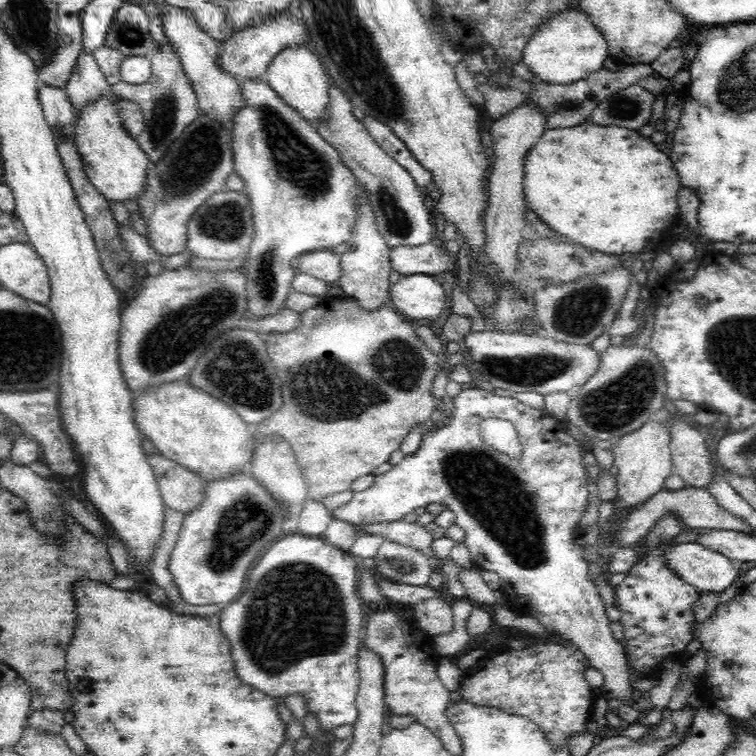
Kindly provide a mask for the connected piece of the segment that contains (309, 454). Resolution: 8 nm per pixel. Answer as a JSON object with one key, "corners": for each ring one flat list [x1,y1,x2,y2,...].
{"corners":[[325,297,320,304,299,313,300,322,290,332,272,333,263,336,267,346,267,353,276,367,276,374,281,382,283,403,280,410,262,422,253,426,253,437,262,441,265,437,280,437,288,443,296,458,302,476,304,476,308,495,314,501,324,503,327,496,348,491,355,480,362,476,372,474,373,470,389,462,390,456,399,450,404,438,415,426,430,419,430,415,437,407,438,400,430,391,434,376,439,370,439,360,442,354,431,351,423,340,414,333,414,322,407,320,396,312,389,304,380,305,376,310,366,311,358,305,358,301,350,297]]}

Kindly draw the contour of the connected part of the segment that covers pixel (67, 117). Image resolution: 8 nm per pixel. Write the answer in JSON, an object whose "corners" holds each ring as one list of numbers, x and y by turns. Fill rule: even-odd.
{"corners":[[40,84,38,89,38,101,42,106,43,115,50,126,66,126,73,120,72,105,64,89,52,85]]}

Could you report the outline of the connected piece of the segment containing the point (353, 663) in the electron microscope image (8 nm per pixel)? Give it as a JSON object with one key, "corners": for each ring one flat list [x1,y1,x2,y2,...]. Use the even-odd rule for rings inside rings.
{"corners":[[295,530,287,532,276,541,262,556,254,562,246,580,246,586,242,594,216,614,219,619,219,628,224,633,230,645,231,657,235,671,242,682,249,684,256,690,282,701,290,694,301,694,305,698,307,712,313,712,318,717,322,736,333,739,333,731,345,725,354,725,358,720,356,706,356,694,358,694,359,670,357,667,357,652,359,651,360,636,364,628,366,616,362,607,364,600,359,596,359,575,356,568,356,560,350,553,338,549,322,537,307,537]]}

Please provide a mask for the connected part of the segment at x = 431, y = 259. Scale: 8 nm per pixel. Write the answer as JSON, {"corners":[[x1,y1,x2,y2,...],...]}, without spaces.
{"corners":[[426,243,422,246,400,247,391,252,391,270,402,276,411,274,434,275,454,270,454,260,448,255,444,246]]}

